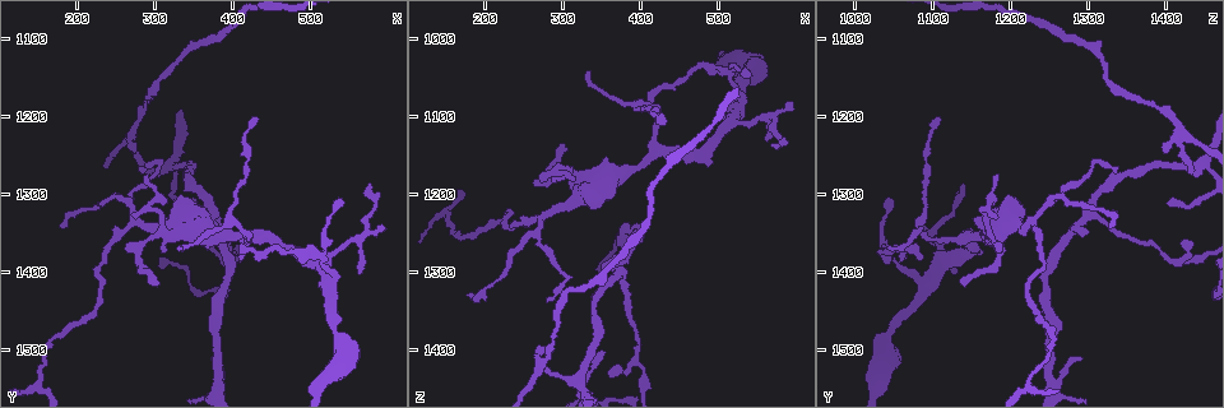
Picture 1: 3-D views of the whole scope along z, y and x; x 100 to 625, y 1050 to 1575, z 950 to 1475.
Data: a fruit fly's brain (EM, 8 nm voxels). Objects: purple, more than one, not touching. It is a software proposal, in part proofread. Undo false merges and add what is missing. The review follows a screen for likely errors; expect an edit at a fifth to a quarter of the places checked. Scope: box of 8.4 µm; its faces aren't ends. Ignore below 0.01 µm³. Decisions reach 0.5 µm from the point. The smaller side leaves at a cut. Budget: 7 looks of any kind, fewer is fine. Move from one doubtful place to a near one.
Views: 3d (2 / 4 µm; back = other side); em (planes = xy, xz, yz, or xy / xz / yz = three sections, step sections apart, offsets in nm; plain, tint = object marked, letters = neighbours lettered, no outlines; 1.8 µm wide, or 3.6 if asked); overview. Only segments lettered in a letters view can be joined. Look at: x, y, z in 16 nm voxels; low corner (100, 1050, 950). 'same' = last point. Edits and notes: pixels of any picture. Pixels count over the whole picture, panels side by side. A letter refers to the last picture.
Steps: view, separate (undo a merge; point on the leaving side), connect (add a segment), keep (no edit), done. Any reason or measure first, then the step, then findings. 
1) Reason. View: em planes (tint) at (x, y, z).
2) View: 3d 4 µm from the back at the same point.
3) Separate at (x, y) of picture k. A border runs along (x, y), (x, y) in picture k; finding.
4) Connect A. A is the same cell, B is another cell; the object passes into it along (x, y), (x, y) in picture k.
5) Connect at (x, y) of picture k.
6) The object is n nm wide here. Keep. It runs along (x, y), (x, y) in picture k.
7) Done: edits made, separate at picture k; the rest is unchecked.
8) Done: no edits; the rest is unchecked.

Branch stops here. View: em planes (letters) at (270, 1325, 1185).

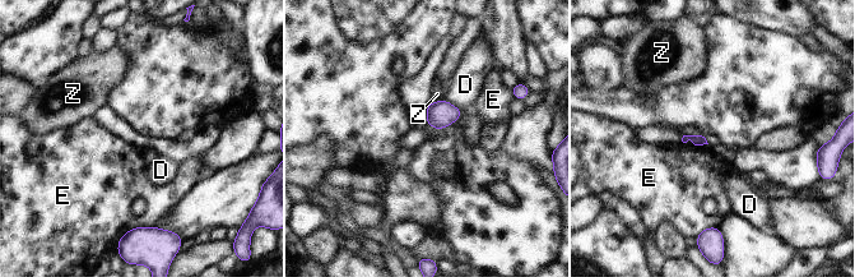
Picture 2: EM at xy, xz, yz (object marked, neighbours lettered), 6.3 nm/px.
Keep. D, E and Z are other cells; a border runs along (682, 141), (686, 143) in picture 2; no lettered segment goes on from it.

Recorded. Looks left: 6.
Four arms meet. View: em yz step 8 (tint) at (315, 1265, 1435).

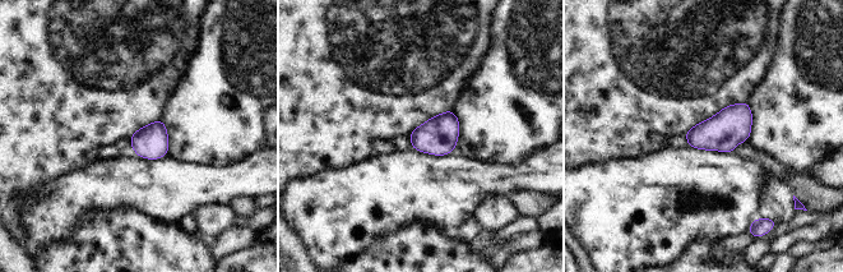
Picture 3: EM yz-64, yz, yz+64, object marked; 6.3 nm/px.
Another direction. View: em planes (tint) at the same point.

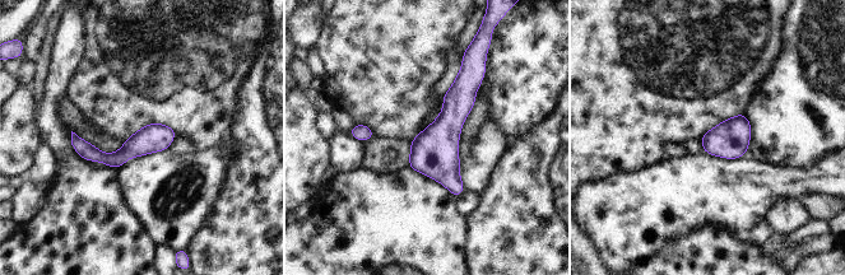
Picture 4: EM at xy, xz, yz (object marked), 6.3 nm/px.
View: em planes (letters) at the same point.

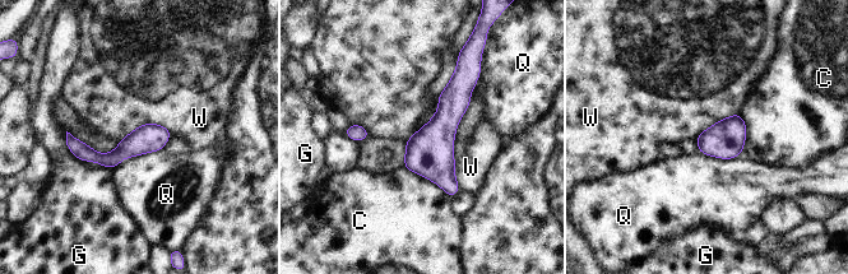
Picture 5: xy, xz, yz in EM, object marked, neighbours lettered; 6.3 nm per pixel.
Keep. C, G, Q and W are other cells; a border runs along (172, 133), (142, 124), (119, 142) in picture 5; one neuron here.

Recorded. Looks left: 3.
Abrupt turn. View: 3d 4 µm from the back at (520, 1420, 1090).

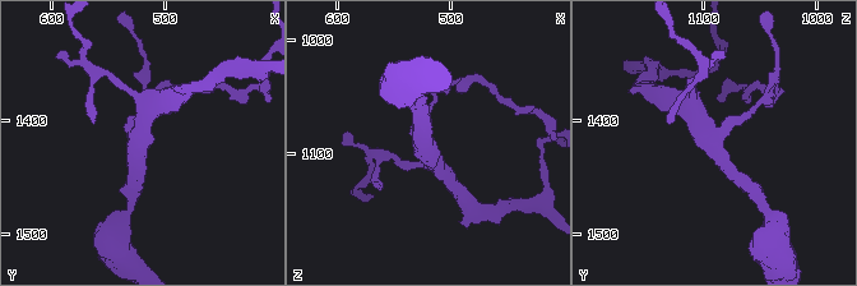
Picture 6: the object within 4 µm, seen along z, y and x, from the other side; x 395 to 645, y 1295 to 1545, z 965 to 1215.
Now the EM. View: em planes (letters) at (520, 1420, 1096).

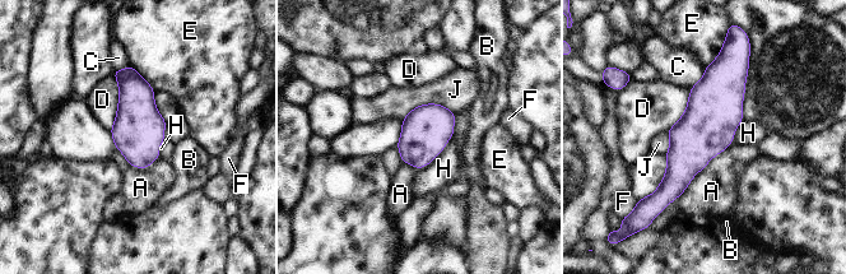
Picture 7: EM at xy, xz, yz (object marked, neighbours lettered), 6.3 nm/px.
4 arms meet here. Keep. A, B, C, D, E, F, H and J are other cells; it runs along (719, 65), (715, 110), (661, 203) in picture 7; all the same neuron.

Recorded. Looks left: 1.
Done: no edits; the rest is unchecked.

